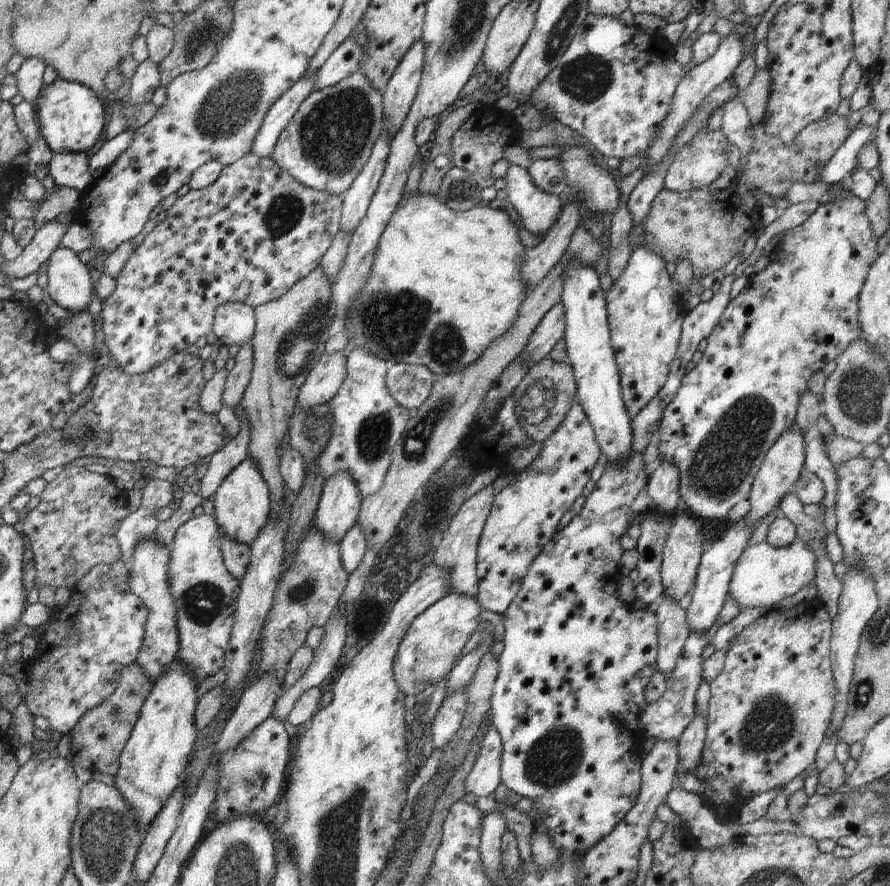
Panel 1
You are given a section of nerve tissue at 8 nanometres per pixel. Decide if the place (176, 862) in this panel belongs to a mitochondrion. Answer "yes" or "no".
no

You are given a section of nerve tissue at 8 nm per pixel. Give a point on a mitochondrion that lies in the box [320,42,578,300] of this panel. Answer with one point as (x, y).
(459, 191)

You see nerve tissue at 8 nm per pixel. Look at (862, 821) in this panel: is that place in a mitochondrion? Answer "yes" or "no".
yes

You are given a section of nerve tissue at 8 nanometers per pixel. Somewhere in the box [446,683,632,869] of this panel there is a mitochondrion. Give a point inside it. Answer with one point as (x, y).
(554, 760)

